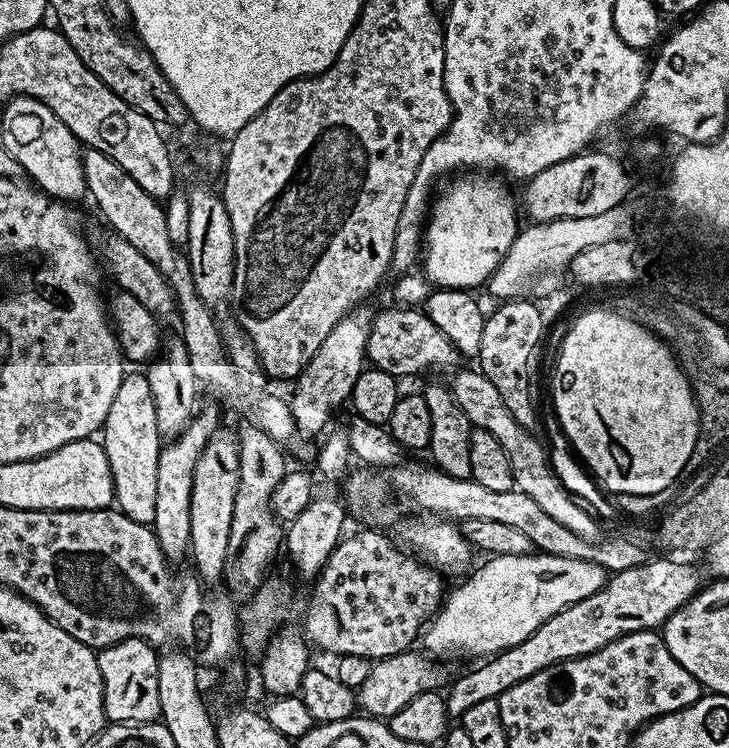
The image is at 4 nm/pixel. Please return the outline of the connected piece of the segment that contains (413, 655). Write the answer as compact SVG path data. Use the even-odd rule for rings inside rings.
M409 650L402 654L394 654L390 658L382 658L373 663L370 674L366 675L366 680L355 693L356 703L363 715L387 721L388 717L398 714L398 710L406 706L406 702L418 698L418 694L435 692L449 683L450 677L448 678L444 673L444 668L440 665L443 663L439 659L423 651L420 651L421 653L416 651Z

